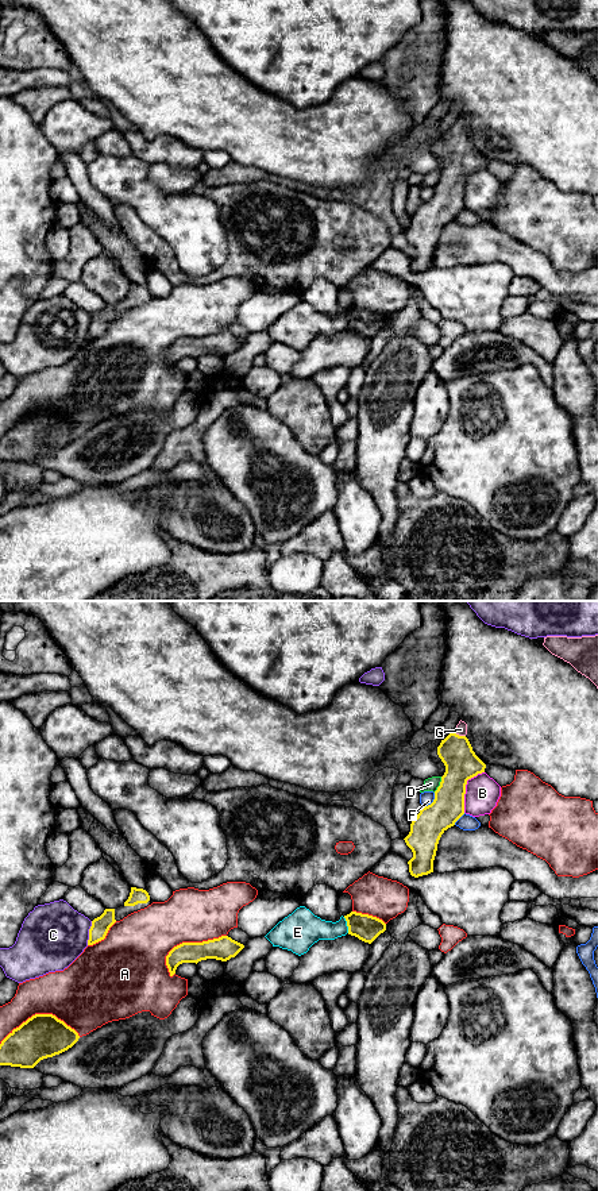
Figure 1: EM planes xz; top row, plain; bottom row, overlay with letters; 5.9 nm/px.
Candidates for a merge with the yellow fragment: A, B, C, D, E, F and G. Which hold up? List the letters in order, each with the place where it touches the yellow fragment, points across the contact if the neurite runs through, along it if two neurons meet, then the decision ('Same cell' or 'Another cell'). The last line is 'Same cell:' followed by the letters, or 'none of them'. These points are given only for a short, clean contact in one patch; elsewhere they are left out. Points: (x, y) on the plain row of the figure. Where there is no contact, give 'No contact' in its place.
A: Touches yellow at xz (185, 338). Another cell
B: Touches yellow at xz (465, 184). Another cell
C: Touches yellow at xz (89, 328). Another cell
D: Touches yellow at xz (440, 180). Boundary: xz (442, 172), (440, 180), (433, 187). Another cell
E: Touches yellow at xz (347, 320). Another cell
F: Touches yellow at xz (432, 197). Boundary: xz (435, 188), (435, 193), (423, 203). Another cell
G: Touches yellow at xz (458, 130). Path across: xz (455, 146), (458, 130), (460, 124). Same cell
Same cell: G

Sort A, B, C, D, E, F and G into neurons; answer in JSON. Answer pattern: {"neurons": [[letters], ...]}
{"neurons": [["A"], ["B"], ["C"], ["D"], ["E"], ["F"], ["G"]]}

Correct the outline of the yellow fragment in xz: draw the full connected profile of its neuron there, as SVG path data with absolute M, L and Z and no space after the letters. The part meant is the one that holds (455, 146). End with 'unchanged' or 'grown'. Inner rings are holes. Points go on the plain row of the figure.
M460 115L454 127L437 142L445 167L435 186L433 197L420 205L404 234L413 247L408 259L414 273L433 267L441 230L464 209L467 176L485 167L486 159L475 150L466 130L467 119Z; grown

